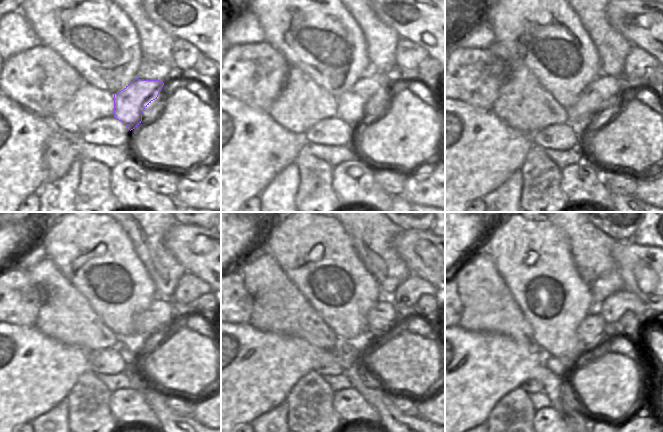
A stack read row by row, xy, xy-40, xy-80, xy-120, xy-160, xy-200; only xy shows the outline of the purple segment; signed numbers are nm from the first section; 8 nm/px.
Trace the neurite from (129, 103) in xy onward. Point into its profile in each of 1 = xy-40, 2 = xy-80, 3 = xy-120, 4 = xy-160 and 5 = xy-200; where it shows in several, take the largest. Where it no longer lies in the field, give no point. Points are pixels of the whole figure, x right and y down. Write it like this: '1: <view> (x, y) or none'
1: xy-40 (352, 105)
2: xy-80 (603, 89)
3: xy-120 (160, 313)
4: xy-160 (382, 316)
5: xy-200 (592, 330)

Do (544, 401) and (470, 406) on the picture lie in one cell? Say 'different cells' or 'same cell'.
different cells

